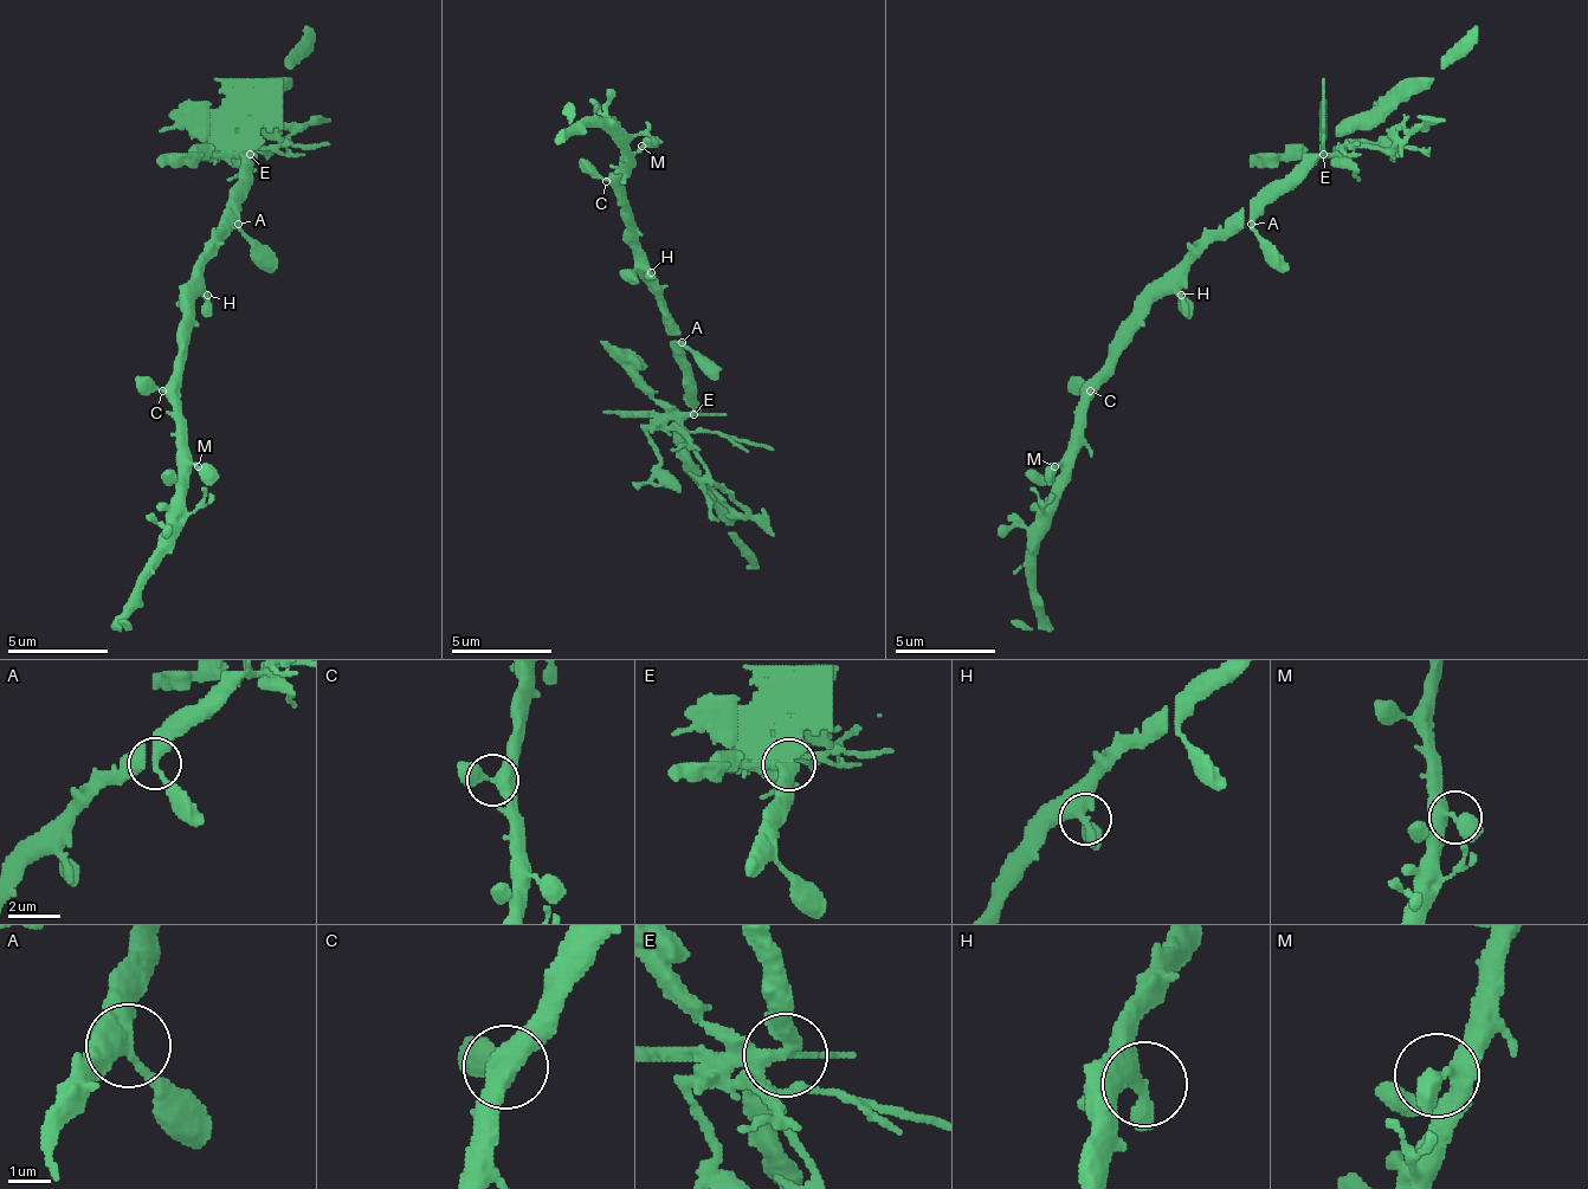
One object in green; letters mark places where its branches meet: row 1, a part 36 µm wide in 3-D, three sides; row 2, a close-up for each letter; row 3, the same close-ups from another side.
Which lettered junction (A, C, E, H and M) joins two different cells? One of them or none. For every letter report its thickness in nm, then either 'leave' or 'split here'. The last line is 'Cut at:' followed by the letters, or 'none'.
A: 260 nm thick; leave
C: 420 nm thick; leave
E: 440 nm thick; split here
H: 440 nm thick; leave
M: 440 nm thick; leave
Cut at: E

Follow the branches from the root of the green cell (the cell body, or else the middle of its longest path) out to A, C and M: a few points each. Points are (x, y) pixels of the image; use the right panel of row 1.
A: (1175, 279), (1175, 275), (1241, 208), (1251, 208), (1251, 224)
C: (1175, 279), (1150, 304), (1150, 315), (1115, 364), (1090, 391)
M: (1175, 279), (1150, 304), (1150, 315), (1115, 360), (1115, 370), (1090, 400), (1079, 440), (1054, 466)

